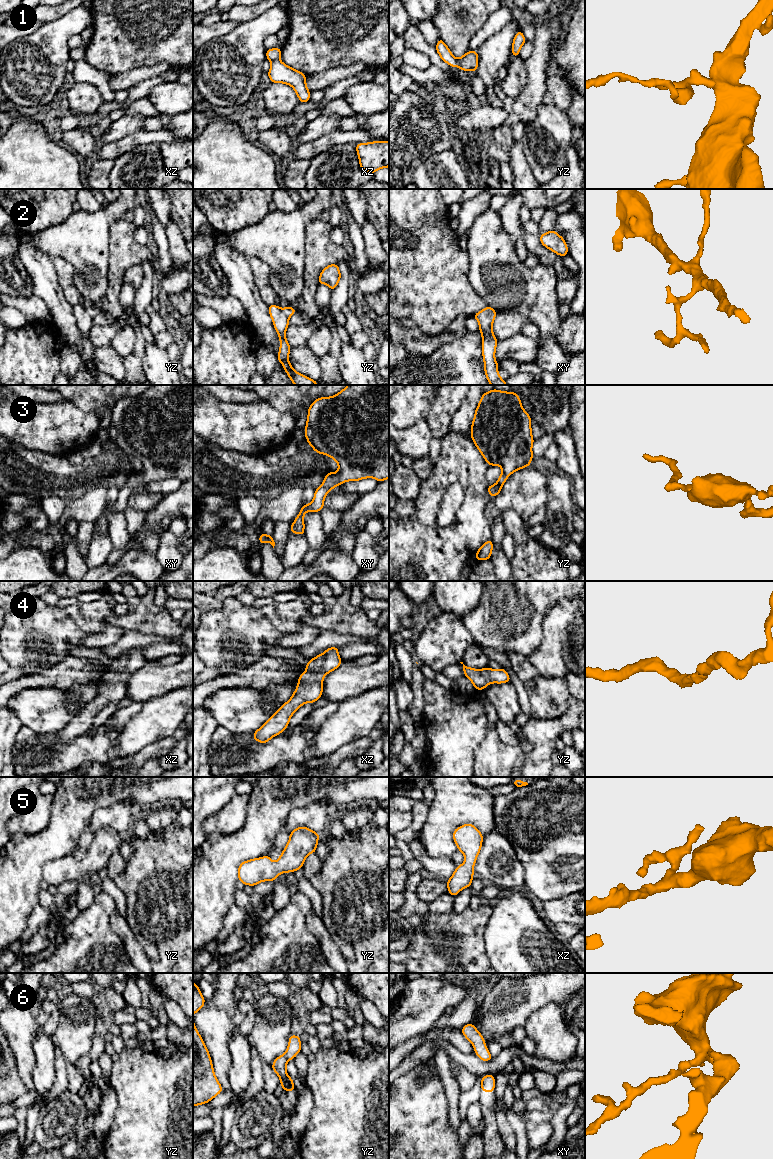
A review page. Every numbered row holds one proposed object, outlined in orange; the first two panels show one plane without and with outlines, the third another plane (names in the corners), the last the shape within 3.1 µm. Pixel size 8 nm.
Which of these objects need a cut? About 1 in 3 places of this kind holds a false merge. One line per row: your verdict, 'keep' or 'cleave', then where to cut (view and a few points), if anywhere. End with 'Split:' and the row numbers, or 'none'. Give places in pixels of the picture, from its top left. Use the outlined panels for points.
1: keep; no cut
2: keep; no cut
3: keep; no cut
4: keep; no cut
5: keep; no cut
6: keep; no cut
Split: none

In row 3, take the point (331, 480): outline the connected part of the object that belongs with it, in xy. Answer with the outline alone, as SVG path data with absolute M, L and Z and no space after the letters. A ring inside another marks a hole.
M348 385L334 396L316 399L308 408L305 437L315 452L334 459L339 469L337 473L327 473L321 486L315 490L313 501L308 505L303 504L290 528L290 532L300 535L305 535L304 514L309 511L320 513L331 489L346 481L375 478L381 482L389 478L389 385Z

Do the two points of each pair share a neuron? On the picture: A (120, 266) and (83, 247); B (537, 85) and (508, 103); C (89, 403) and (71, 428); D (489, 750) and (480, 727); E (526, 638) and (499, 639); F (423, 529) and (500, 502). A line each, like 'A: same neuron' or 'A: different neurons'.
A: different neurons
B: same neuron
C: different neurons
D: different neurons
E: same neuron
F: different neurons

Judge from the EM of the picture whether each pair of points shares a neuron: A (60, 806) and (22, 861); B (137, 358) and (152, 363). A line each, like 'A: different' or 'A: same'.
A: same
B: different

